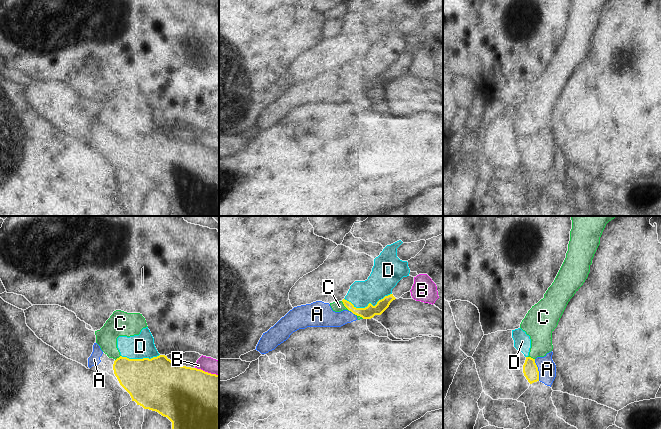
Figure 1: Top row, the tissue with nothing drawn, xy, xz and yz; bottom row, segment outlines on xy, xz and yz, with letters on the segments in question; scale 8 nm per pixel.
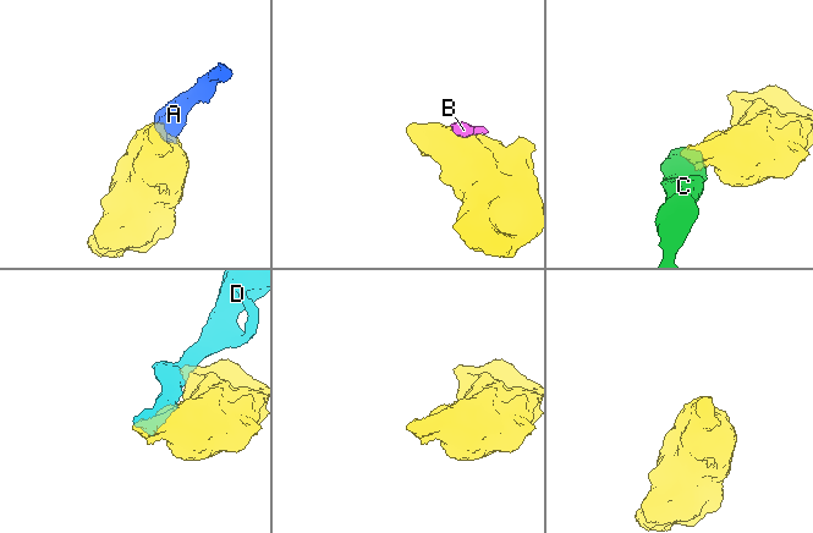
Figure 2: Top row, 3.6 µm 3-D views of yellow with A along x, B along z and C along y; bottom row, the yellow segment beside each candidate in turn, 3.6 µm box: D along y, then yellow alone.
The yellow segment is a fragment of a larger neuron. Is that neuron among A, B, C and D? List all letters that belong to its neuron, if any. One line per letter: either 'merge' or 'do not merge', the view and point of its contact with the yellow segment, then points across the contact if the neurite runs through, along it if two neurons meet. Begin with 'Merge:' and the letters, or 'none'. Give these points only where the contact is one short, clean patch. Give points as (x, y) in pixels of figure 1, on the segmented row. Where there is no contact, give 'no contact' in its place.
Merge: A
A: merge; contact yz (537, 370); way yz (530, 369), (537, 370), (547, 369)
B: do not merge; contact xy (207, 372)
C: do not merge; contact xz (346, 307); border xz (341, 301), (351, 311)
D: do not merge; contact xz (368, 305)

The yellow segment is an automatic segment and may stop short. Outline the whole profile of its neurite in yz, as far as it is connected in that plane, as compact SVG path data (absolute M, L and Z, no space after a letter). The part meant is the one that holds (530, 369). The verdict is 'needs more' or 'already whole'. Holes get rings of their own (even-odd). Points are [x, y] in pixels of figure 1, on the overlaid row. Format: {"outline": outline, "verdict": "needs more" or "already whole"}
{"outline": "M551 351L544 357L537 357L536 359L526 357L523 373L530 384L540 381L551 387L556 377L556 365L552 360L552 355L553 352Z", "verdict": "needs more"}

